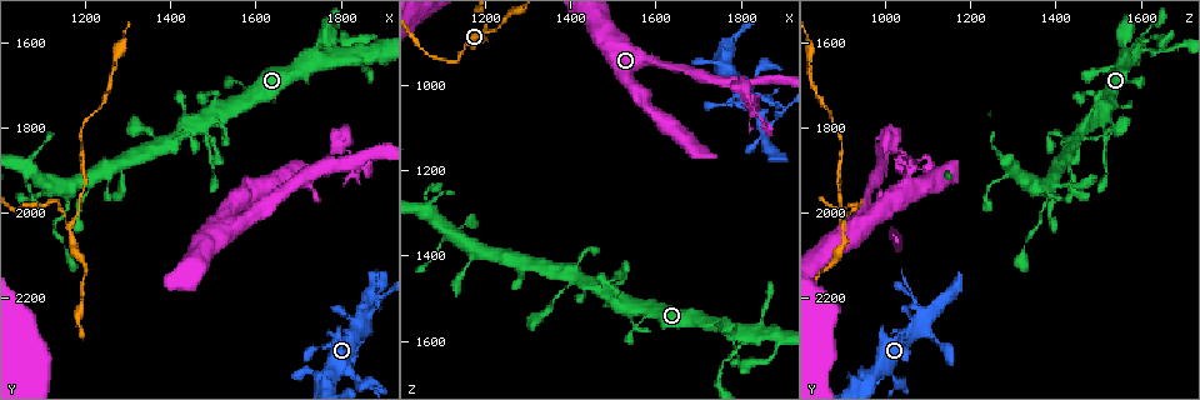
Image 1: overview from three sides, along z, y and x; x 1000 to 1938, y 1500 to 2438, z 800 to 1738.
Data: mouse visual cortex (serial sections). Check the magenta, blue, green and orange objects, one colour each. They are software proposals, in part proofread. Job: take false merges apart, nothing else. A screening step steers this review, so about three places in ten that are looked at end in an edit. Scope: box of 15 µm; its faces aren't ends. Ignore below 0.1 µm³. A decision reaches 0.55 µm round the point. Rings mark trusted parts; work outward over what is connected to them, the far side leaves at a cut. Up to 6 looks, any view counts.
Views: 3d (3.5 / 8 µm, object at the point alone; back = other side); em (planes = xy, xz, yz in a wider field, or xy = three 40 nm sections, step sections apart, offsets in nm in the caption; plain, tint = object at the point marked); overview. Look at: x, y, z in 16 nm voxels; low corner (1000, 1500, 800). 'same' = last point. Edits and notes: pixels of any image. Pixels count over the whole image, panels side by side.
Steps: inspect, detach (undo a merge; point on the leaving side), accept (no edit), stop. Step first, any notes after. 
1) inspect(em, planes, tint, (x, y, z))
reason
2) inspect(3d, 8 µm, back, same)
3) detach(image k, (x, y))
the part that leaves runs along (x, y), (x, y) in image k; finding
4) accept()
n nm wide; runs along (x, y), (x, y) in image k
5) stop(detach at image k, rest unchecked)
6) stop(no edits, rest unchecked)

inspect(3d, 3.5 µm, back, (1140, 1975, 940))
abrupt turn

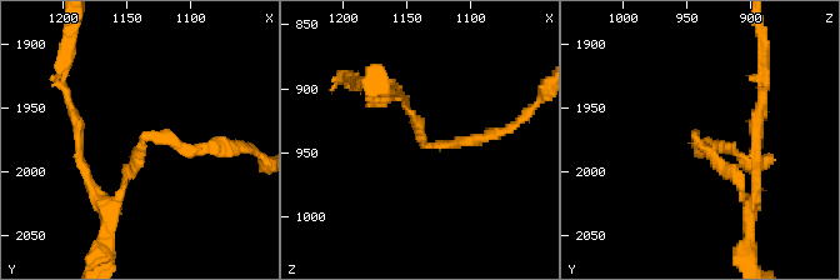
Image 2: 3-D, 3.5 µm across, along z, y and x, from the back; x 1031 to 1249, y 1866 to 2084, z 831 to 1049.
detach(image 2, (188, 150))
arms of 150, 150 nm; the part that leaves runs along (144, 136), (255, 151) in image 2; two cells meet here

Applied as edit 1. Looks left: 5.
inspect(3d, 3.5 µm, (1800, 1860, 1005))

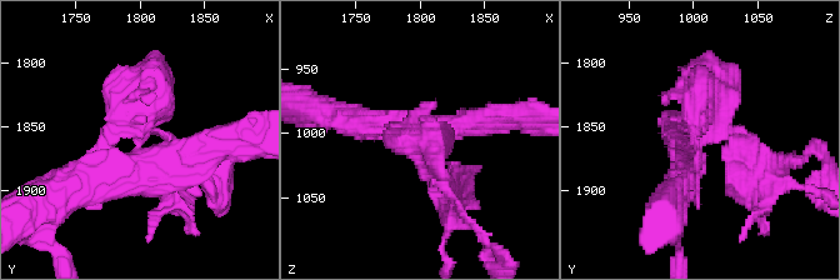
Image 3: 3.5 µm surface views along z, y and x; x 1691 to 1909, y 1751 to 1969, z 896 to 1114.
inspect(em, xy, step 2, tint, (1800, 1856, 1008))
now the EM

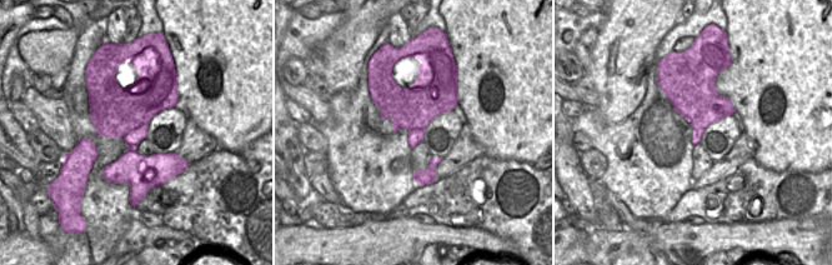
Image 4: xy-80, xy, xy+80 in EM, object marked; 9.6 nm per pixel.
detach(image 3, (768, 155))
a second cell is stuck on

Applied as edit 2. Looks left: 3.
stop(detach at image 2, detach at image 3, rest unchecked)

